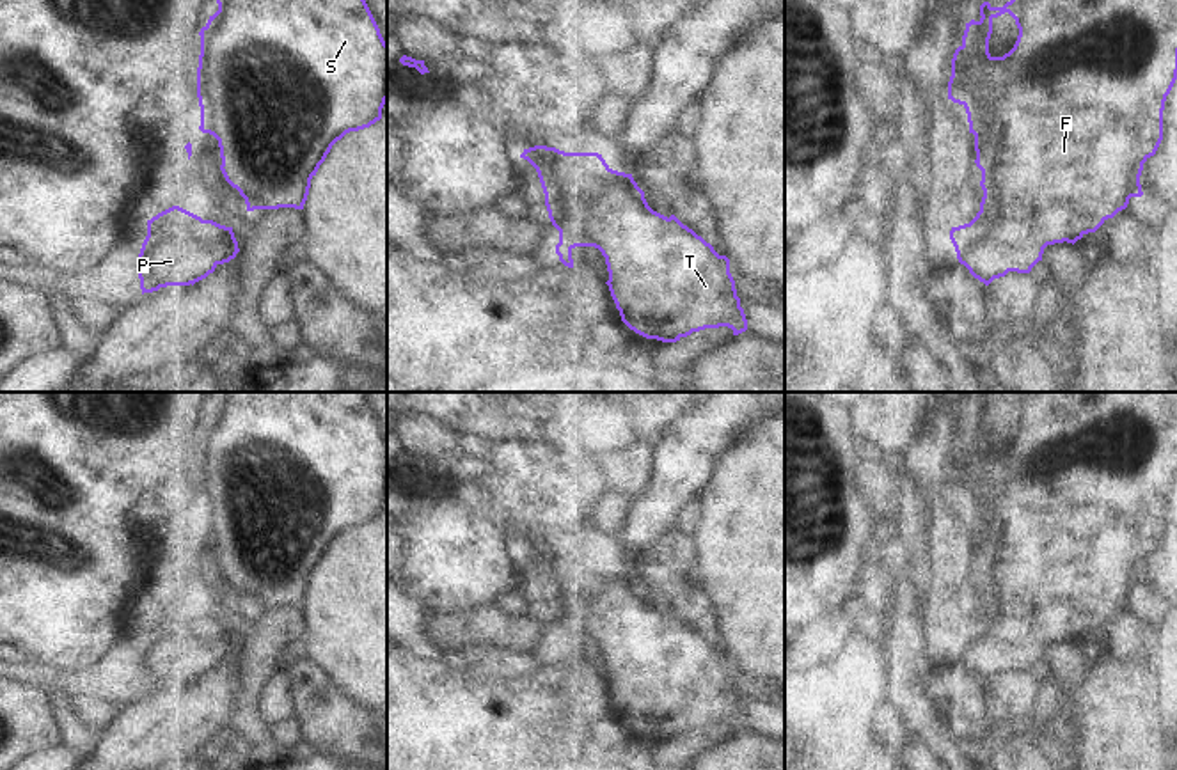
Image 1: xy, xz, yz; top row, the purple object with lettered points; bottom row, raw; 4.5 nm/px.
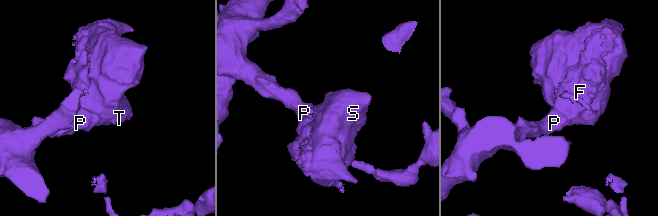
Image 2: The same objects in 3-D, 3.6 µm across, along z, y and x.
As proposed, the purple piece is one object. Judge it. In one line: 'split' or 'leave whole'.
leave whole

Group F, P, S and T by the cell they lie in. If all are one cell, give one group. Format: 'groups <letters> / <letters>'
groups F P S T

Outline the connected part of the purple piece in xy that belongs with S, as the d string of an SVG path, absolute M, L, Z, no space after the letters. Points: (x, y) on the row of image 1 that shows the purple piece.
M217 0L218 11L201 28L201 55L197 67L197 98L201 106L202 133L218 140L225 181L245 199L247 211L295 208L304 209L311 179L325 161L332 145L350 131L369 128L382 119L387 101L387 43L366 4L366 0Z

